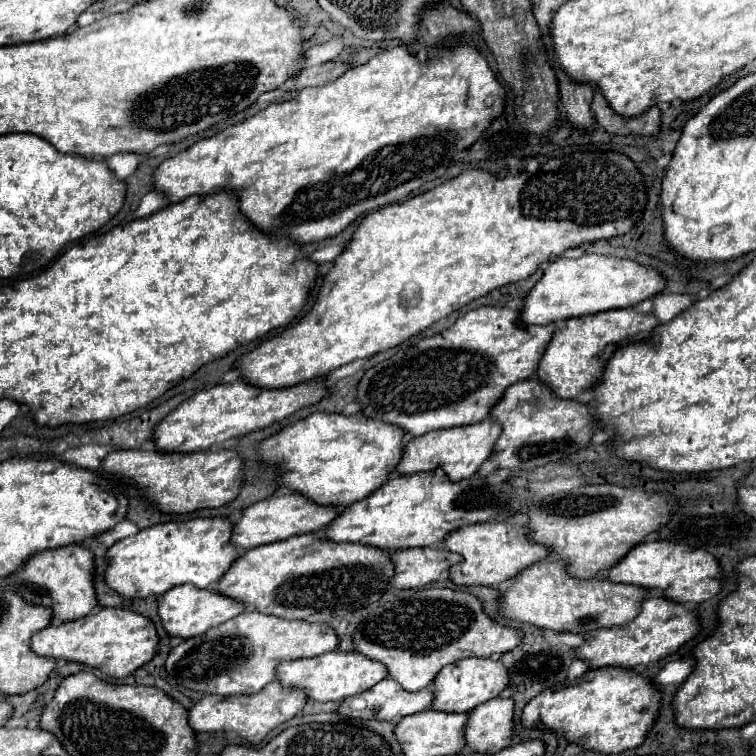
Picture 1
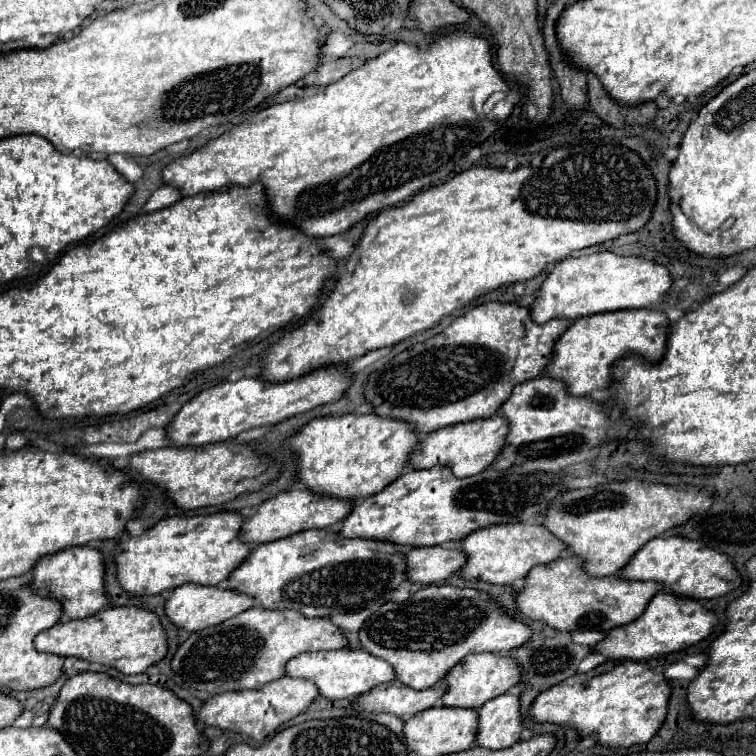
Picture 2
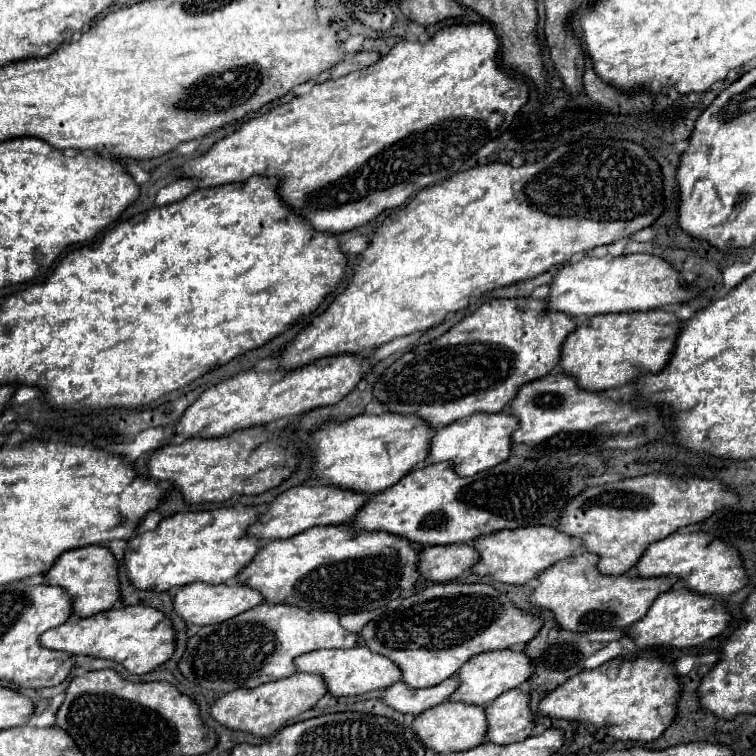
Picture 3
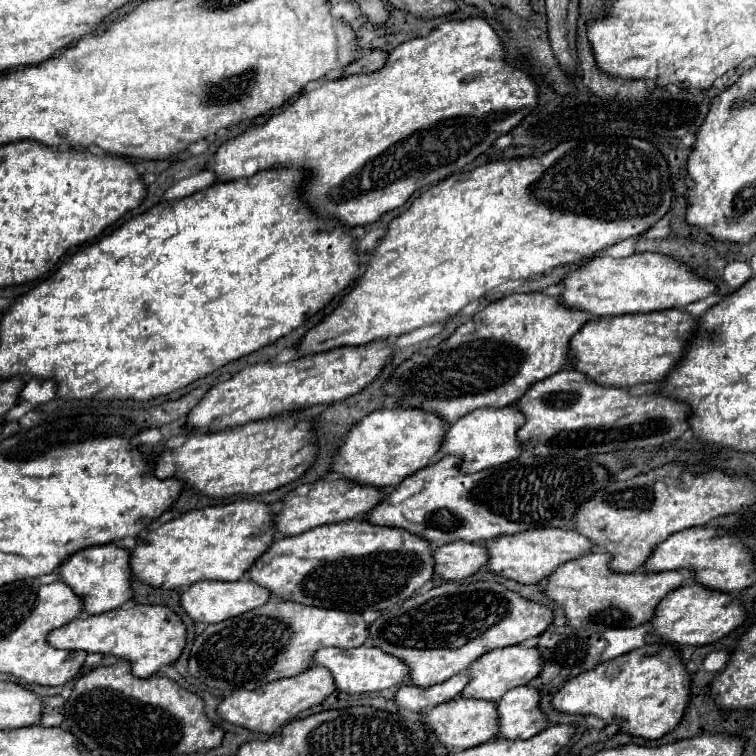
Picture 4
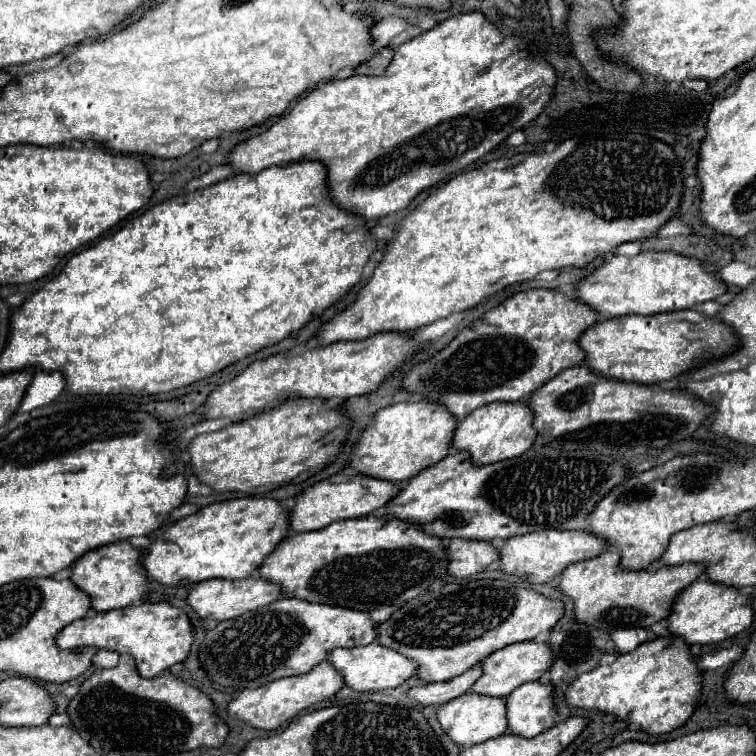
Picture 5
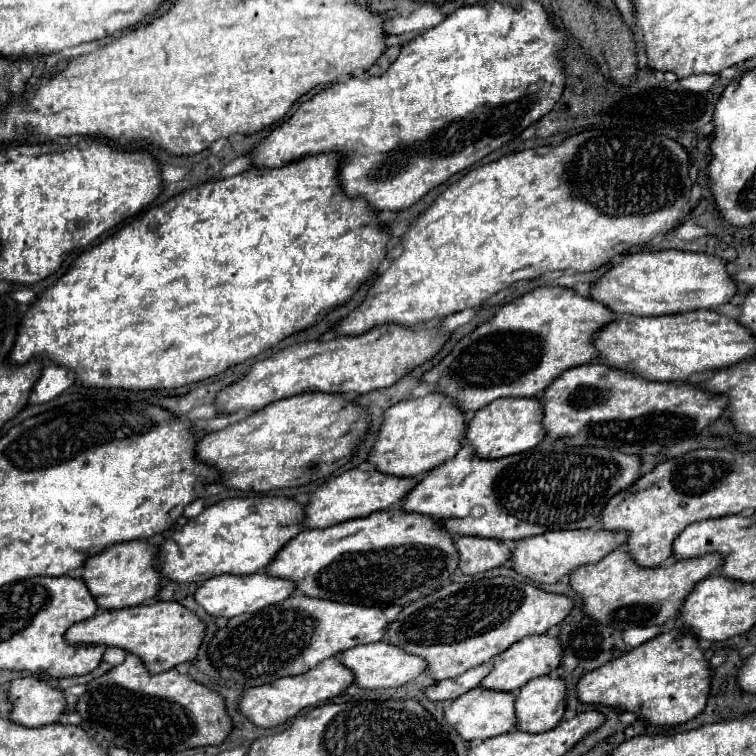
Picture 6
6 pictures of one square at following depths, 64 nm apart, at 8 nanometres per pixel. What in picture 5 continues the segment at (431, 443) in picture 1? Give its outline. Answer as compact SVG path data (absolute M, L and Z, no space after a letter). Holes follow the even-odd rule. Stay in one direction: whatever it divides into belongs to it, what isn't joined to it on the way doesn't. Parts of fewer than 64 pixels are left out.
M492 402L474 410L458 424L452 446L470 452L474 464L492 464L524 454L534 440L536 430L532 428L532 410L528 408L528 402Z

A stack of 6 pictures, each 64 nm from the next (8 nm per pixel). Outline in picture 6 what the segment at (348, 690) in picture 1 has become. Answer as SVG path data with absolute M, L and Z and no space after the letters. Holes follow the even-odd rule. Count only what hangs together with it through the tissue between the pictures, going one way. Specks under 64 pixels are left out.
M384 640L374 642L374 644L364 644L356 646L352 650L346 650L340 654L340 660L356 674L356 684L362 688L392 688L392 686L402 686L406 682L416 680L428 664L420 656L412 656L404 652L402 648L396 648L394 644L388 644Z

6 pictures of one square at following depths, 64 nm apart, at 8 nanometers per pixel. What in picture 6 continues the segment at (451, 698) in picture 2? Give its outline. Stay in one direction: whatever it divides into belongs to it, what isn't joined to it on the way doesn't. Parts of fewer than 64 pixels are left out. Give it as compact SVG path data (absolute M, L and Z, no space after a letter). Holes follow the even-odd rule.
M534 634L528 636L516 644L512 644L508 650L492 658L492 672L484 678L482 686L492 688L492 690L504 690L504 692L514 692L520 690L528 680L550 674L558 670L560 666L560 640L556 636L546 636L546 634Z

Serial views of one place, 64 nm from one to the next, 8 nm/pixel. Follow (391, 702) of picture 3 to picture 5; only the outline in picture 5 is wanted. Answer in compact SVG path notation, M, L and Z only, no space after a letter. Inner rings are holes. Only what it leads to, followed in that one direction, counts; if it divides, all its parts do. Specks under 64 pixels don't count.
M474 666L468 672L452 678L452 680L426 684L426 686L414 686L408 692L408 698L412 702L420 702L420 704L444 704L444 702L450 702L450 700L462 696L464 692L468 692L480 676L482 676L482 668Z

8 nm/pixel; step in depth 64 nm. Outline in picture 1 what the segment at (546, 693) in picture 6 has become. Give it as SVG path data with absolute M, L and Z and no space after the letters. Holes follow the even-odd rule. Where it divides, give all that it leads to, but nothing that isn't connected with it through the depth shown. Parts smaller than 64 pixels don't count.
M492 698L470 712L466 724L466 750L494 754L512 744L514 704L512 698Z

